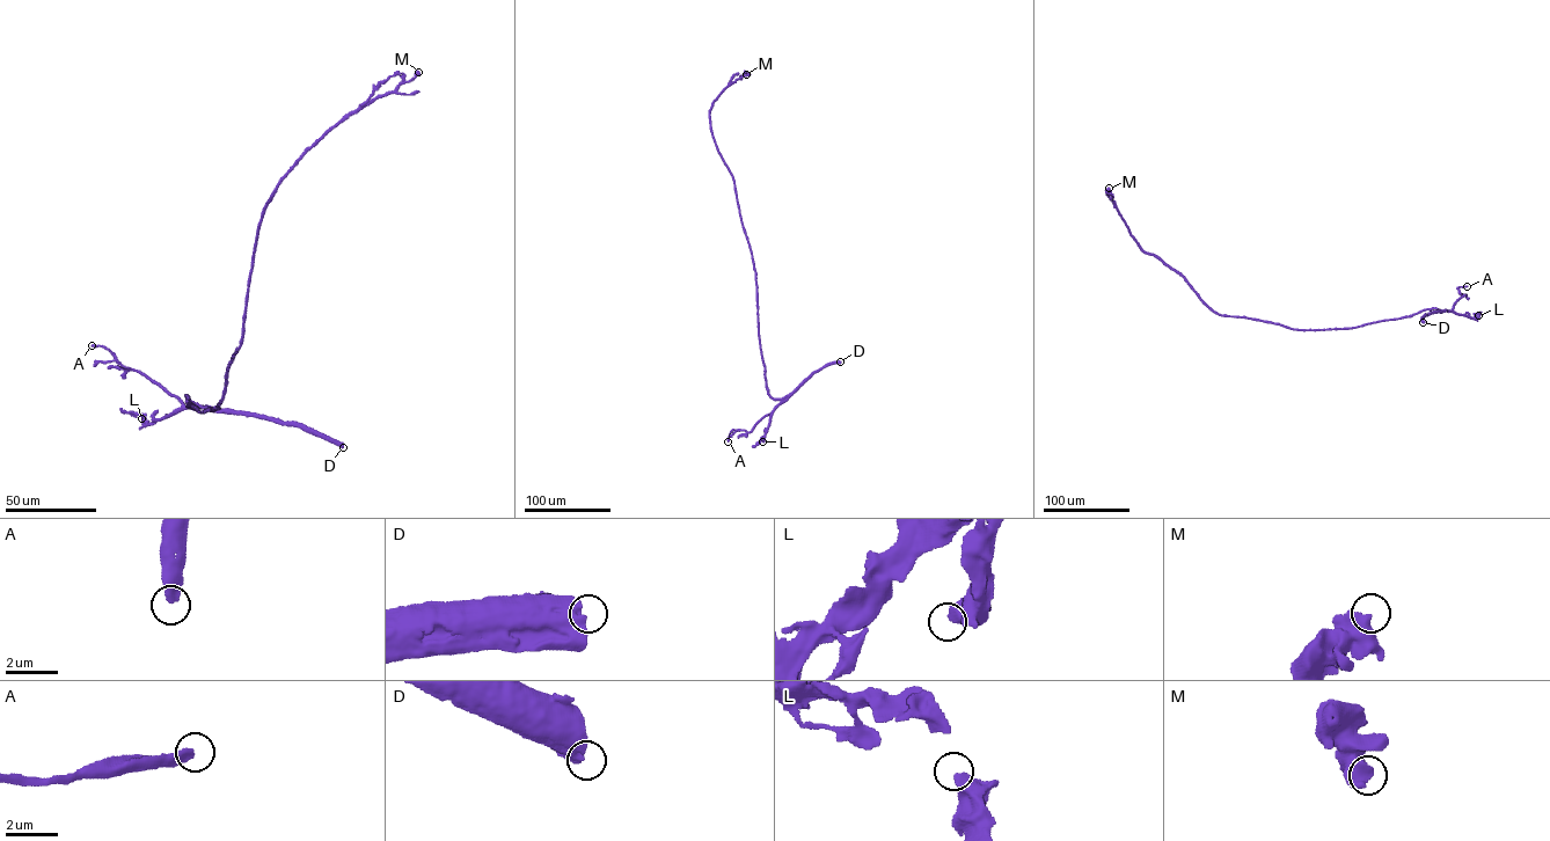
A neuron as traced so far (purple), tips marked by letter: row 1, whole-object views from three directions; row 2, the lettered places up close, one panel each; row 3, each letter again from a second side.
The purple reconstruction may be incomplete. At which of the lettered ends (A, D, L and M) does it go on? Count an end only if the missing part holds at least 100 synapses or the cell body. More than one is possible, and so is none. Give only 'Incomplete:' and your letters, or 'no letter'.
Incomplete: no letter

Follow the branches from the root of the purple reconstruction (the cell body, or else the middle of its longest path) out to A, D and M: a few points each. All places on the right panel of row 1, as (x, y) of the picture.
A: (1440, 311), (1450, 311), (1464, 294), (1457, 289), (1467, 286)
D: (1440, 311), (1426, 315), (1423, 322)
M: (1440, 311), (1426, 309), (1353, 328), (1317, 330), (1219, 314), (1184, 277), (1141, 249), (1108, 194), (1109, 188)

